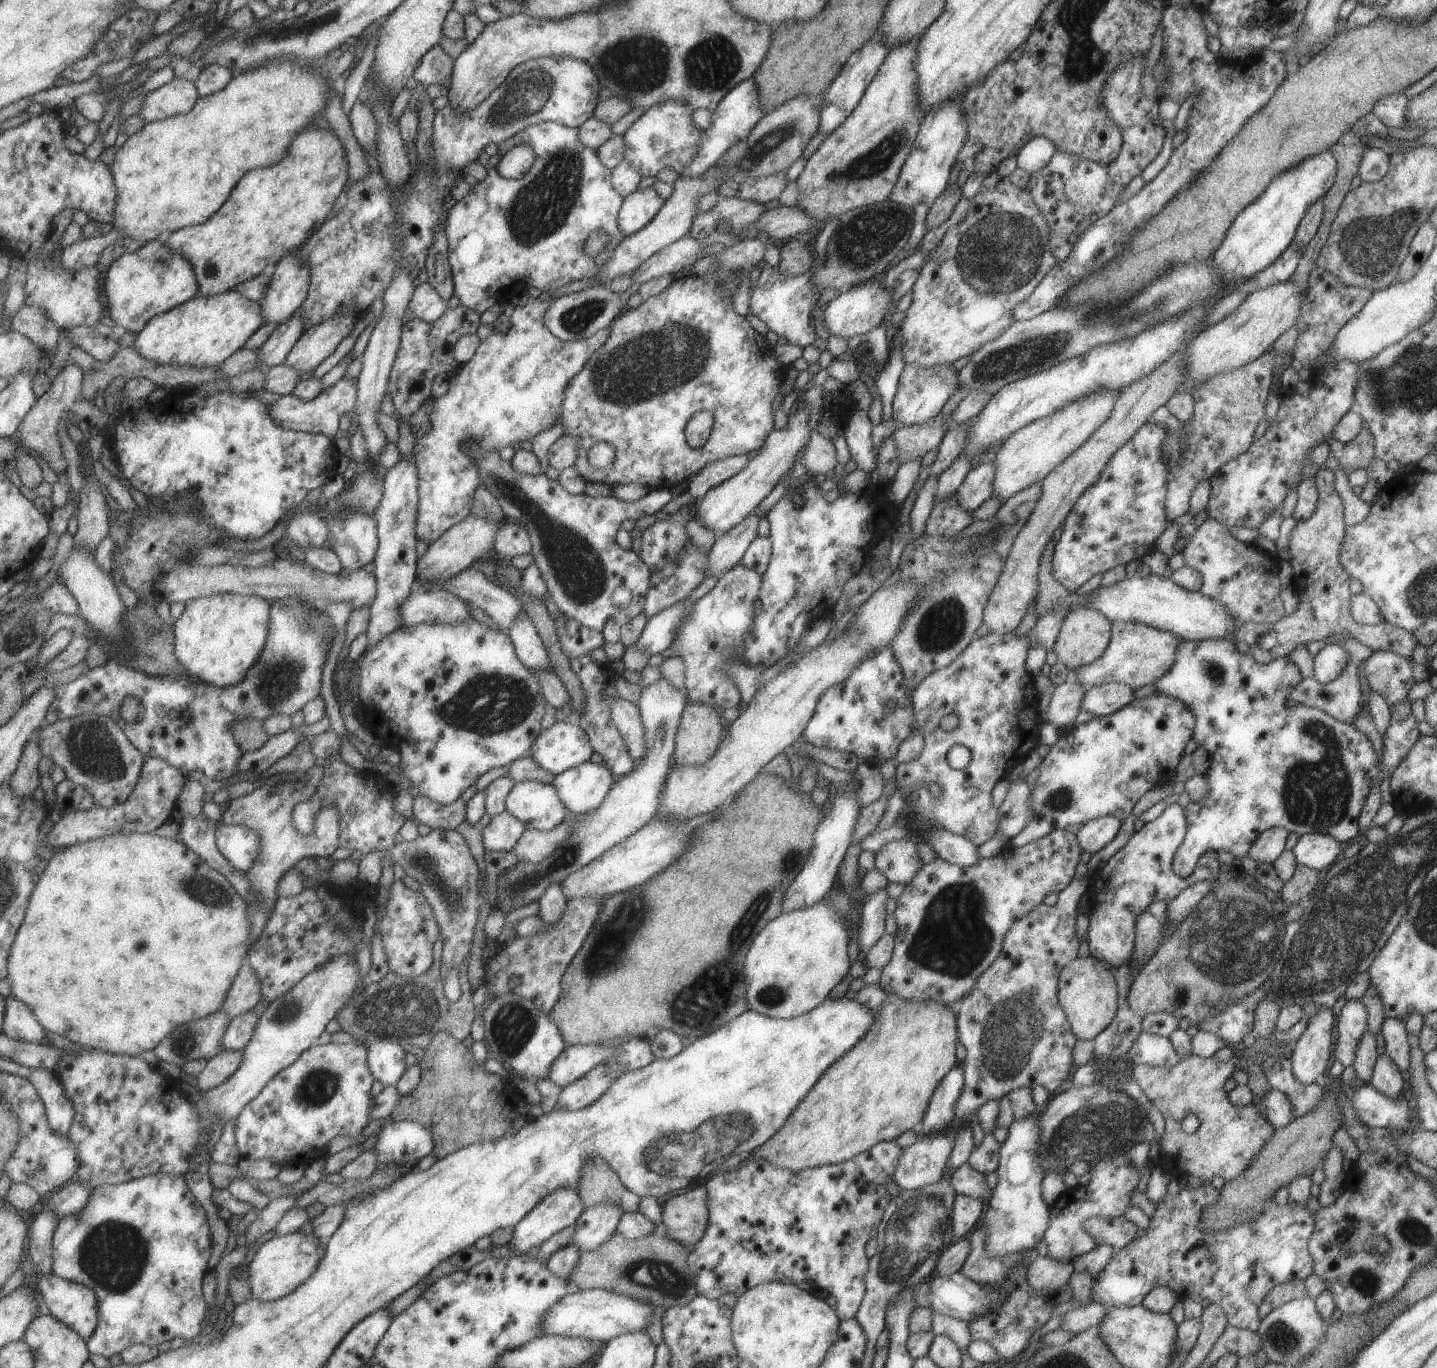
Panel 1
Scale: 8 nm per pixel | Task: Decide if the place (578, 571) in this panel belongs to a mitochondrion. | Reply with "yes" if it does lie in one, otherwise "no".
yes

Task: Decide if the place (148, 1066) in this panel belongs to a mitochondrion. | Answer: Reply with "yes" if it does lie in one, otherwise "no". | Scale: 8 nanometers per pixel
no

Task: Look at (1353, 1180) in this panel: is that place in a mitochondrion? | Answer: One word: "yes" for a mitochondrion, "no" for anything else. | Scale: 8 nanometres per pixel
no

